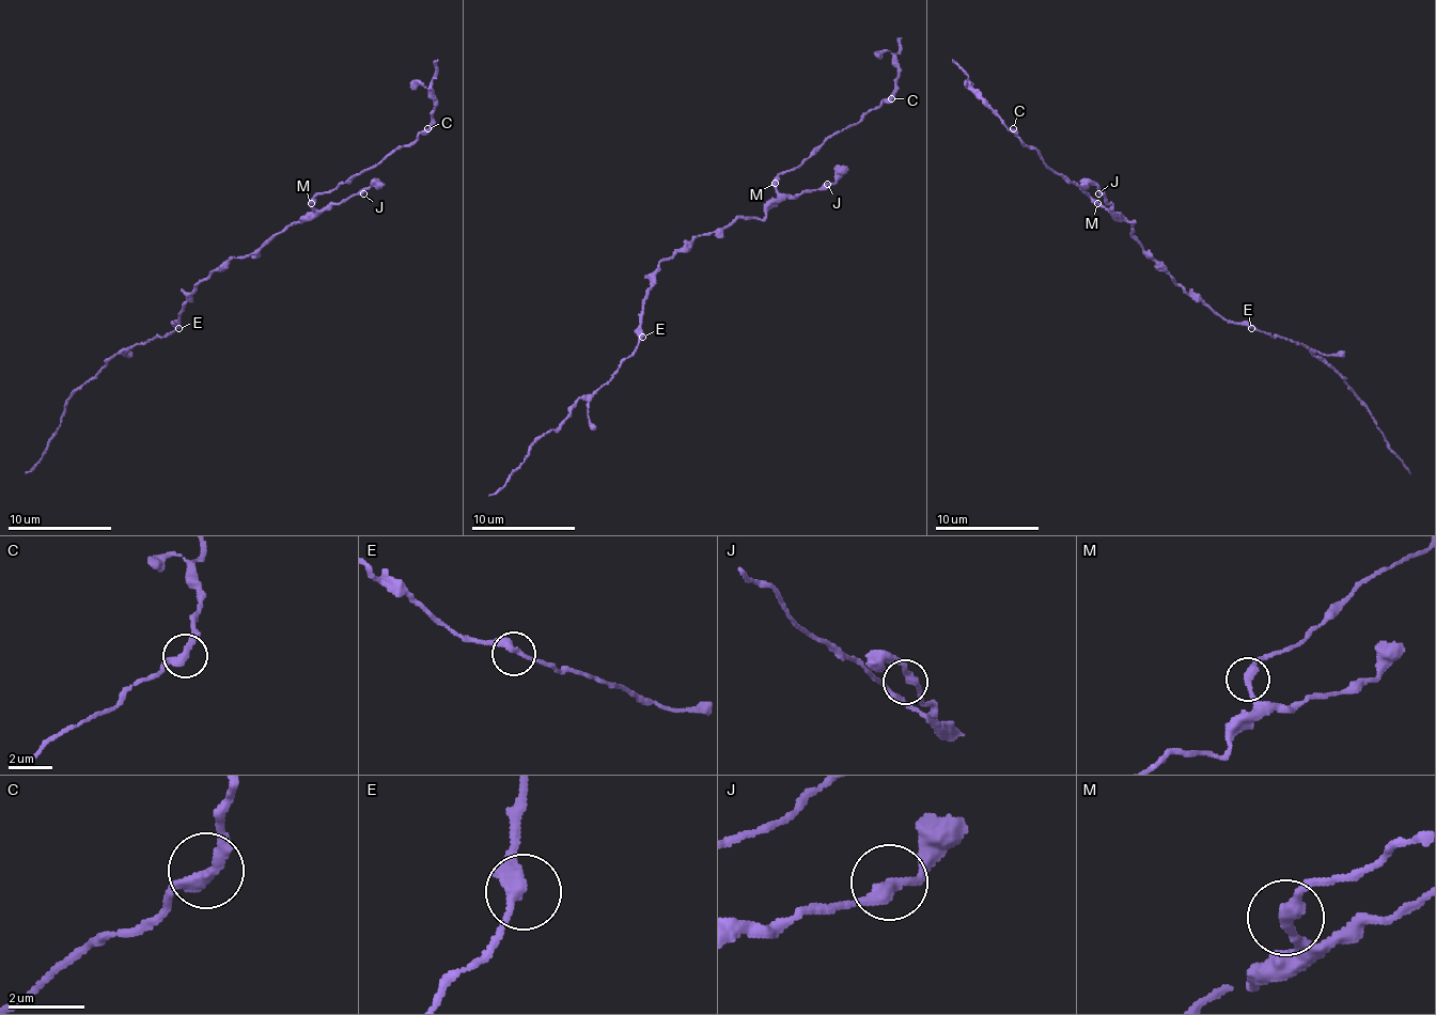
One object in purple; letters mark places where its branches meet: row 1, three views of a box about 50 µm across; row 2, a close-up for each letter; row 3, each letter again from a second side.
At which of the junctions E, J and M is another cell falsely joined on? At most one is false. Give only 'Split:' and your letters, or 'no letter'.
Split: no letter

